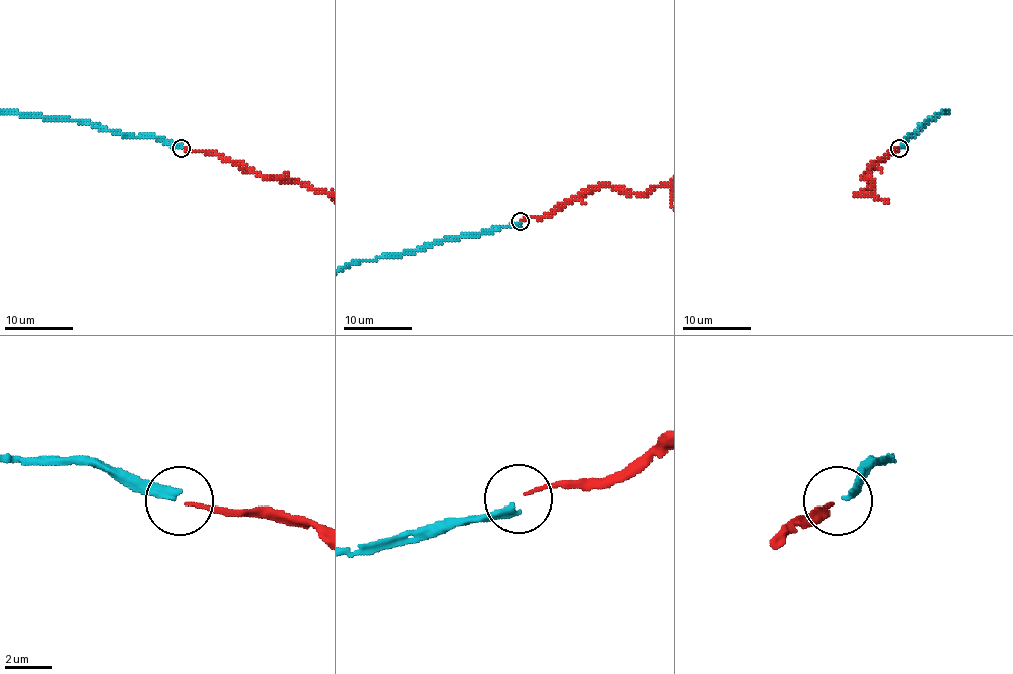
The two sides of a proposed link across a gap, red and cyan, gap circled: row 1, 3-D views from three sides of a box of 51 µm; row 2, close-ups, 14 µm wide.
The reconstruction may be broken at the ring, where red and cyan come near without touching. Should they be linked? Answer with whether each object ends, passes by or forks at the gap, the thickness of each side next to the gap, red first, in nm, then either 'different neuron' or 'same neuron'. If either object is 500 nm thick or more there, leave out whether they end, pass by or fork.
red ends | cyan ends | 120/320 nm | same neuron

